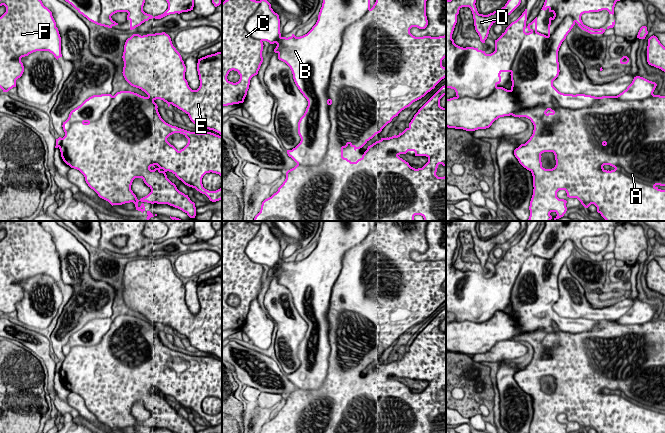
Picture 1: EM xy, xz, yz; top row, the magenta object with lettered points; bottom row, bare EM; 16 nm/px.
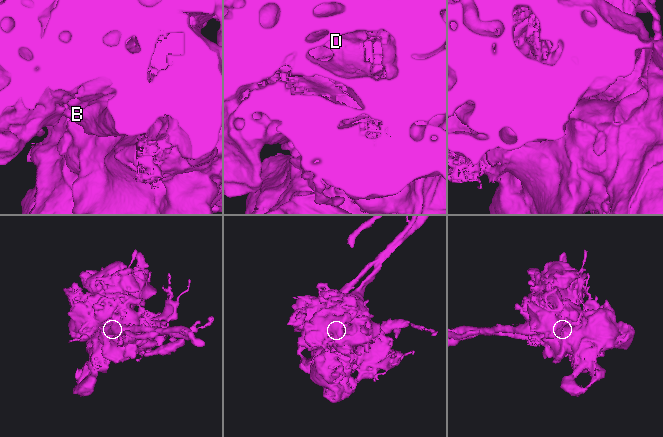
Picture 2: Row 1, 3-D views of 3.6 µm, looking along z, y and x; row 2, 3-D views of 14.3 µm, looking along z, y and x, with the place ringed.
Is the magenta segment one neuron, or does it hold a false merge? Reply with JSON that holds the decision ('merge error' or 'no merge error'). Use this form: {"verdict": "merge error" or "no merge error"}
{"verdict": "merge error"}

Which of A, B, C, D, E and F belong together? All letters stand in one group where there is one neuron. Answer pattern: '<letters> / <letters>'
A C D E F / B

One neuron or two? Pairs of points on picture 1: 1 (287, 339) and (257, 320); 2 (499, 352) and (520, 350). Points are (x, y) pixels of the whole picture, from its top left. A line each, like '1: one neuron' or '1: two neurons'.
1: two neurons
2: one neuron

